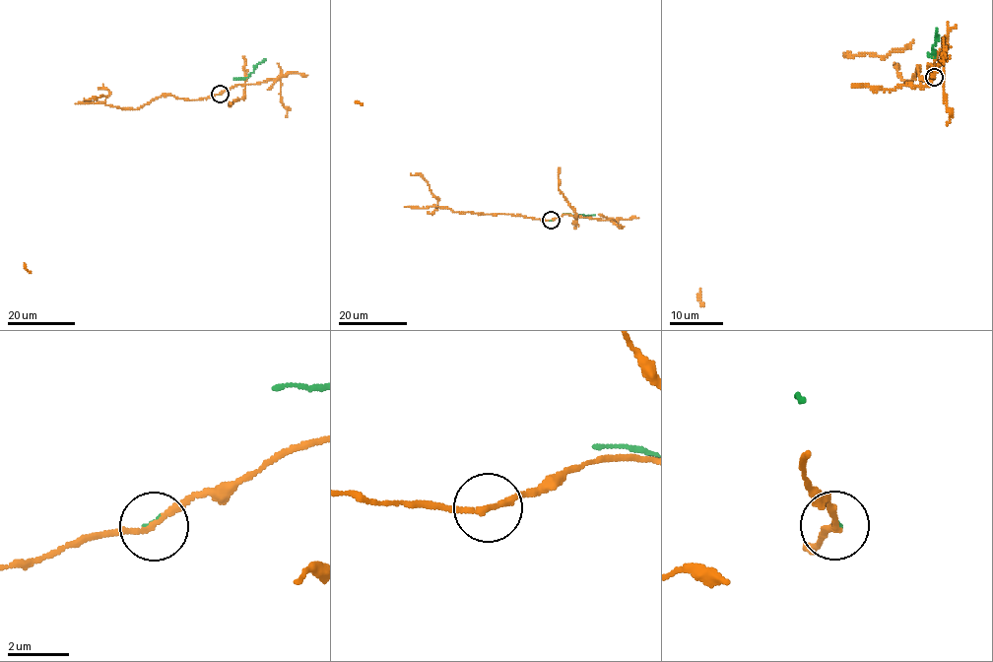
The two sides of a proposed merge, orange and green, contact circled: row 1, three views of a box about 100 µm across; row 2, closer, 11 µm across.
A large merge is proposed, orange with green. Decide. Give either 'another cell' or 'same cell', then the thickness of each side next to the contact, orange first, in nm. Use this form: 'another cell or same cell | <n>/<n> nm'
another cell | 180/70 nm

